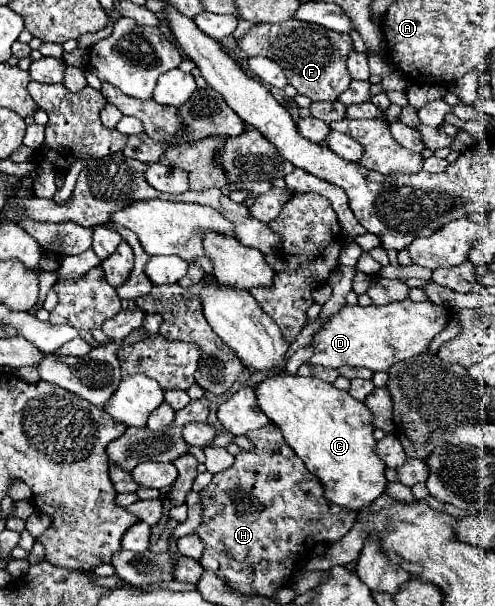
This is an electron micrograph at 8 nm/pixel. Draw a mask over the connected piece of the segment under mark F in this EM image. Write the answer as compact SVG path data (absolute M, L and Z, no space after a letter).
M282 21L282 23L256 23L242 39L238 47L248 57L268 57L282 67L288 83L310 101L334 101L350 85L350 73L346 69L346 55L352 51L352 39L346 33L330 31L322 25L304 21Z

